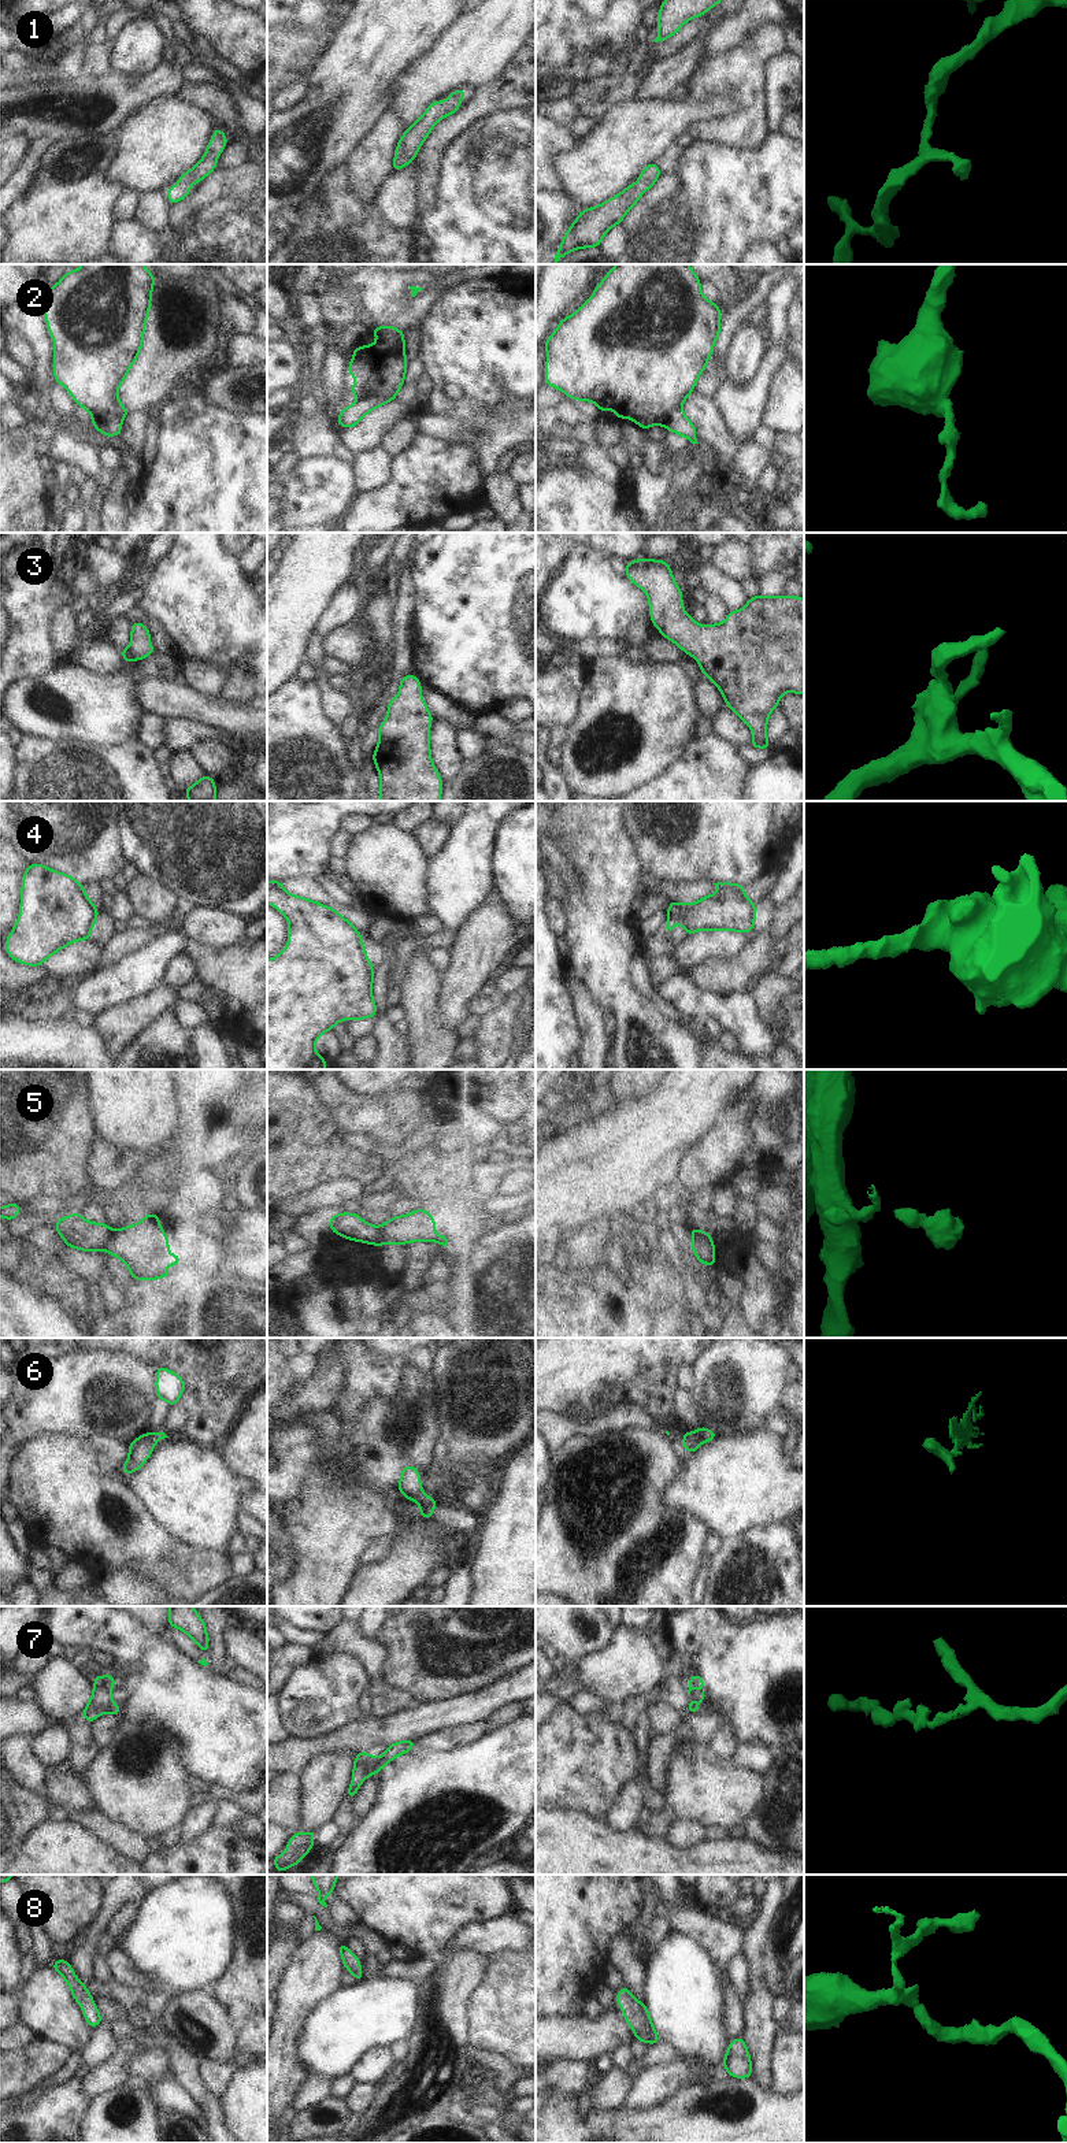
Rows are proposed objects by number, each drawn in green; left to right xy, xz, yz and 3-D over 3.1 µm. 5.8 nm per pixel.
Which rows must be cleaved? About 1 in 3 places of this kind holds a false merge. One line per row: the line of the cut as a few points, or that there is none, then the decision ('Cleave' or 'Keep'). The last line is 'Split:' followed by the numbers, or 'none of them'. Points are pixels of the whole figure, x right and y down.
1: No split. Keep
2: Split along xy (92, 414), (114, 414), (123, 418). Cleave
3: No split. Keep
4: Split along yz (669, 919), (680, 919), (692, 933). Cleave
5: Split along xz (377, 1227), (378, 1245). Cleave
6: Split along yz (692, 1434), (700, 1442). Cleave
7: Split along xy (111, 1701), (108, 1710). Cleave
8: No split. Keep
Split: 2, 4, 5, 6, 7

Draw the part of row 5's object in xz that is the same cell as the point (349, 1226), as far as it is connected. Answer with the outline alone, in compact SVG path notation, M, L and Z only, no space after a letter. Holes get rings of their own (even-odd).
M342 1212L329 1217L329 1223L334 1234L378 1246L379 1228L362 1220L357 1213Z

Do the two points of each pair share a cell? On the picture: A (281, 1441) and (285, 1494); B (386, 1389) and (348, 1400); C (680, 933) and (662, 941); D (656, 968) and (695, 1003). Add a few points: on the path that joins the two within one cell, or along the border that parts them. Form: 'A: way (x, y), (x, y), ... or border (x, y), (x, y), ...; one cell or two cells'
A: way (285, 1454), (285, 1480); one cell
B: way (377, 1389), (360, 1389), (358, 1391); one cell
C: way (675, 933), (666, 940); one cell
D: border (681, 972), (671, 977), (656, 990); two cells

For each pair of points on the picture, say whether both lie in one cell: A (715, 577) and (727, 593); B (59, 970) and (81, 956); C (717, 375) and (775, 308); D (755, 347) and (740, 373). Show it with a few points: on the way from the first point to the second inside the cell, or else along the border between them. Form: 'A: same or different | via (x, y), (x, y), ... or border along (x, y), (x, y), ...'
A: same | via (718, 581), (726, 589)
B: same | via (65, 967), (76, 960)
C: different | border along (784, 278), (771, 286), (763, 304)
D: same | via (748, 353), (744, 358), (743, 366)

